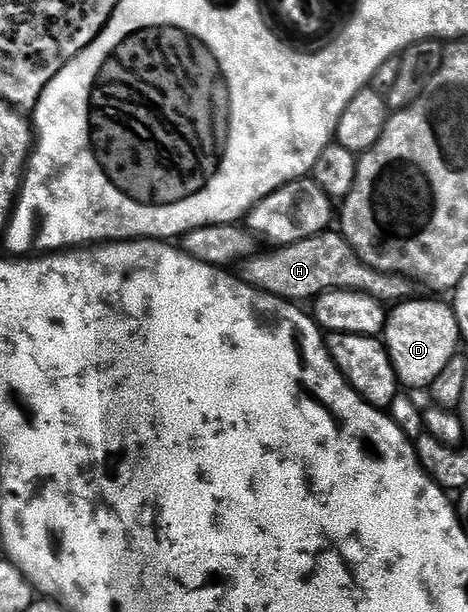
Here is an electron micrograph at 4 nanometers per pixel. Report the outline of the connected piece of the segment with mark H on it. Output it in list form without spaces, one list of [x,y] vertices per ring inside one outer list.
[[[338,231],[312,235],[312,239],[274,247],[269,251],[271,253],[259,252],[241,266],[241,280],[248,282],[253,289],[282,297],[286,301],[306,303],[329,289],[351,289],[357,293],[367,293],[383,303],[398,303],[411,296],[412,287],[407,280],[368,267]]]

